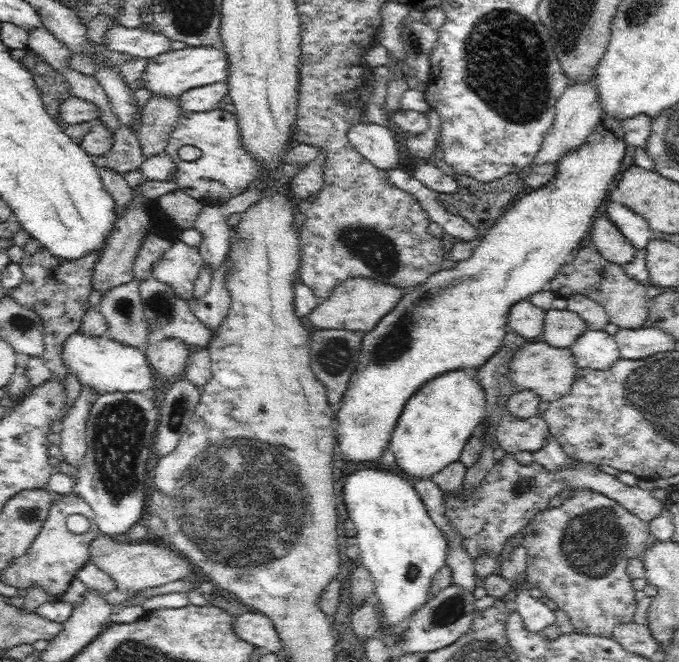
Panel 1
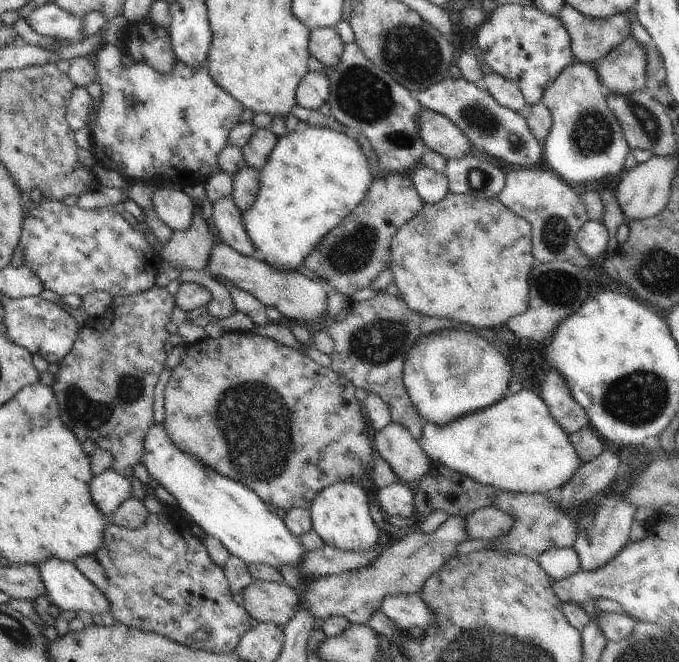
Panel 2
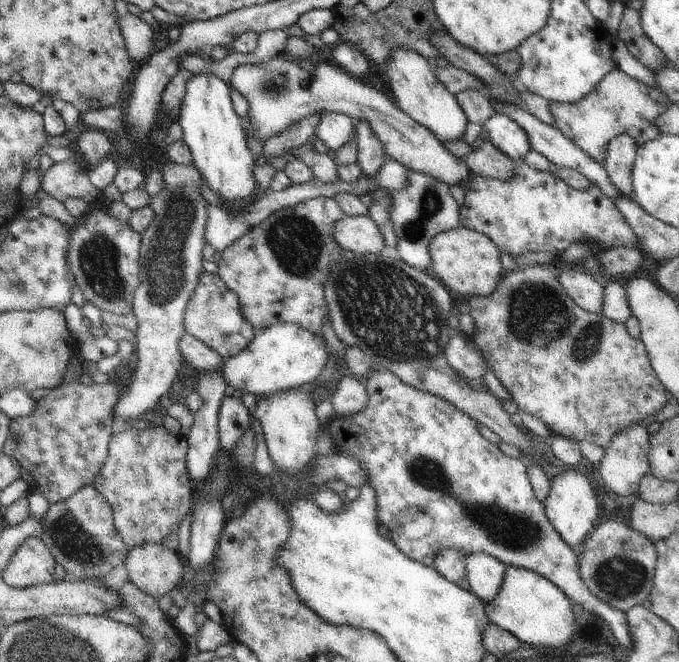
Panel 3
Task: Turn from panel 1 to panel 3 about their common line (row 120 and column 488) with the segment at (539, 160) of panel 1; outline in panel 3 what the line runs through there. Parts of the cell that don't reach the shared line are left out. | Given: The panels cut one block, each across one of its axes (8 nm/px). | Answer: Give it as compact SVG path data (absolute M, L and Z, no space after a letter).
M476 552L466 557L466 582L469 592L480 600L492 600L504 582L507 565L486 552Z

